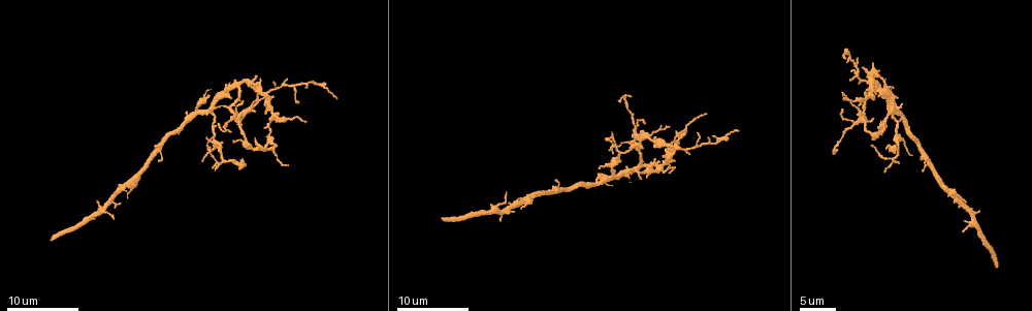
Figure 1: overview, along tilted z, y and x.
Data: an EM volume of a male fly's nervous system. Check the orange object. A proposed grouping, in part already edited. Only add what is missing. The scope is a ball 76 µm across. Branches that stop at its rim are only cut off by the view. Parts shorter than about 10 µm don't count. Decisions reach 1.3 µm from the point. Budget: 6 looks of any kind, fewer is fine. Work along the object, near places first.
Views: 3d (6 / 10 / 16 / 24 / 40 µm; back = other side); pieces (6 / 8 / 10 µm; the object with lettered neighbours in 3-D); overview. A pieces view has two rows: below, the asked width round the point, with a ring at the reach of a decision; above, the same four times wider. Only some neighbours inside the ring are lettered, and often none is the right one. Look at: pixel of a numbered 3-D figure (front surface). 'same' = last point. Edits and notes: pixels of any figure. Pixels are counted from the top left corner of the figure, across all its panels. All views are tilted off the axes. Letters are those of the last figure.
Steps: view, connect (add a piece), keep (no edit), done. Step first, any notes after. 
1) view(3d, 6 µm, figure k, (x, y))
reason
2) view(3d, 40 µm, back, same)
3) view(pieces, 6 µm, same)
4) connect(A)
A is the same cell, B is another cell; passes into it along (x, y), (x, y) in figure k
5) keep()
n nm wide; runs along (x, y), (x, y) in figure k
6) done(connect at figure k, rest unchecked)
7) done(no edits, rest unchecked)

view(pieces, 8 µm, figure 1, (652, 147))
an open end

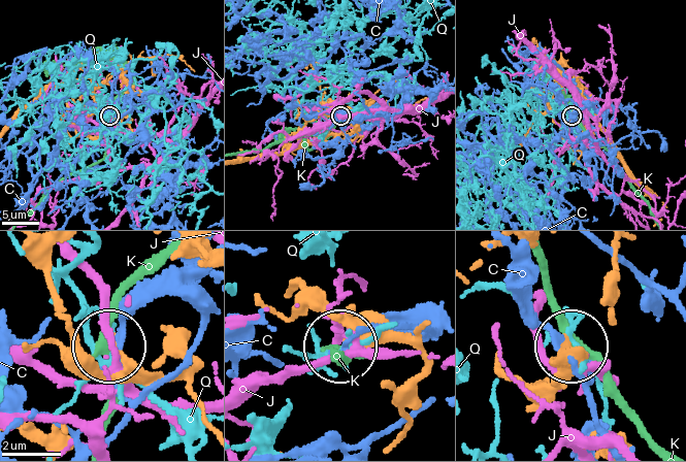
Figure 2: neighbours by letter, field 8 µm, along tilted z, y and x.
keep()
210 nm wide; C, J, K and Q are other cells; none of them fits

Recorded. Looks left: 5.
view(3d, 10 µm, figure 1, (620, 100))
tapers out

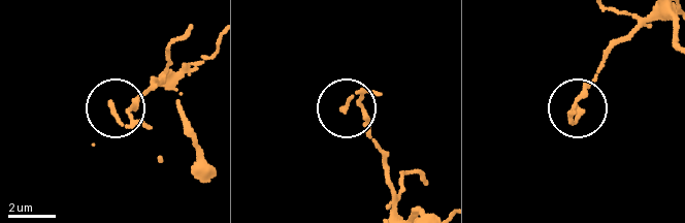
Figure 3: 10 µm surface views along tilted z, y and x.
view(pieces, 6 µm, figure 3, (109, 103))

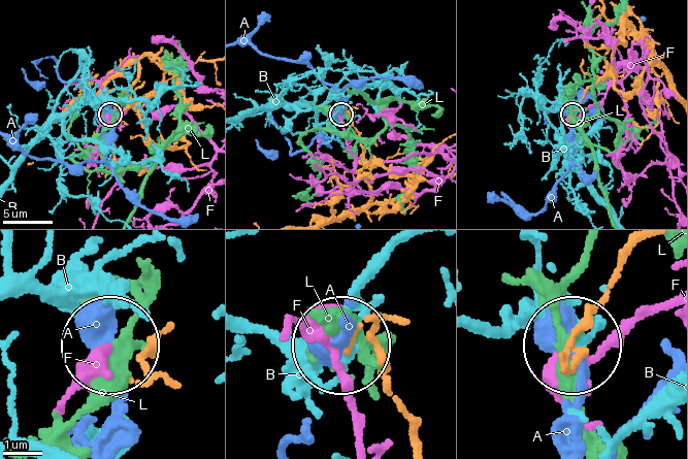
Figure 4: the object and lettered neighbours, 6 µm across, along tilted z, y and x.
keep()
A, B, F and L are other cells; none of them fits

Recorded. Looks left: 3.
view(pieces, 8 µm, figure 1, (891, 86))
end of a long branch

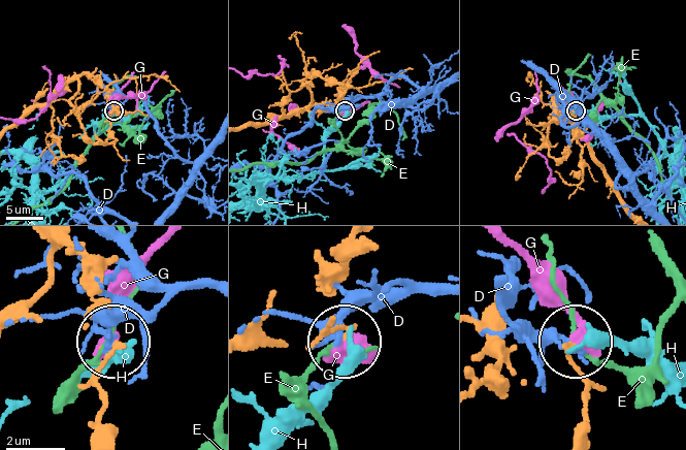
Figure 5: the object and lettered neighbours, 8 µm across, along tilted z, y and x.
keep()
110 nm wide; D, E, G and H are other cells; runs along (575, 438), (587, 412), (587, 380), (572, 343) in figure 5; no lettered piece goes on from it

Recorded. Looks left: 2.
done(no edits, rest unchecked)

